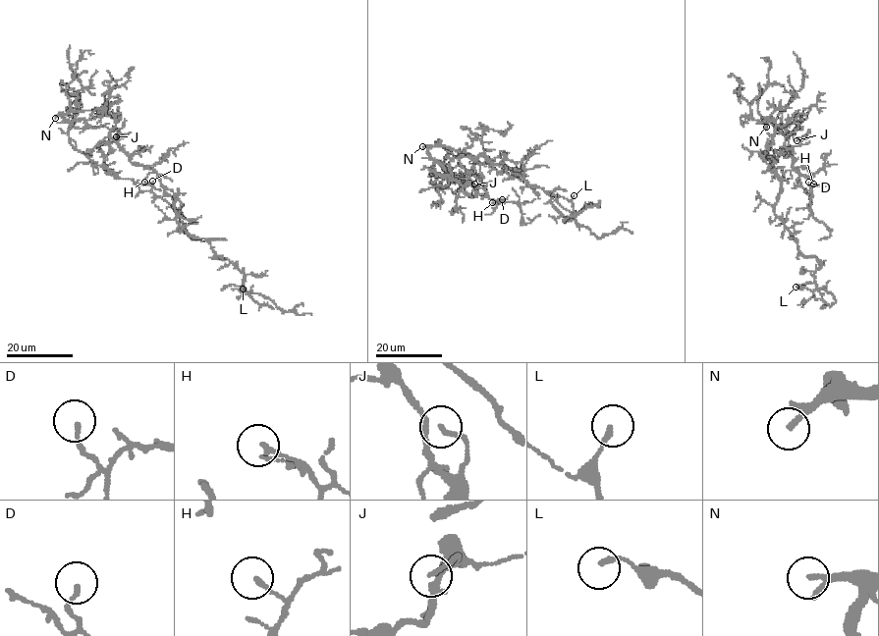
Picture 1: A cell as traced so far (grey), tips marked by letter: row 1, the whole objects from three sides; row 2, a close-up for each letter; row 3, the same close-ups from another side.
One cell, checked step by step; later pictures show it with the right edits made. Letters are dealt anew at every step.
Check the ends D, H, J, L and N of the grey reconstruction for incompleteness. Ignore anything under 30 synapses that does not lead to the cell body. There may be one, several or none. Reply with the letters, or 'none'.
N

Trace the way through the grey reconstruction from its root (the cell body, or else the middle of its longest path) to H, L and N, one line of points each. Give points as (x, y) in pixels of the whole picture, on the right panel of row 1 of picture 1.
H: (769, 146), (775, 123), (769, 117), (763, 120), (771, 121), (788, 139), (800, 185), (809, 193), (813, 184)
L: (769, 146), (767, 157), (781, 184), (774, 212), (799, 251), (821, 265), (813, 276), (816, 288), (796, 287)
N: (769, 146), (775, 123), (769, 117), (763, 119), (766, 127)

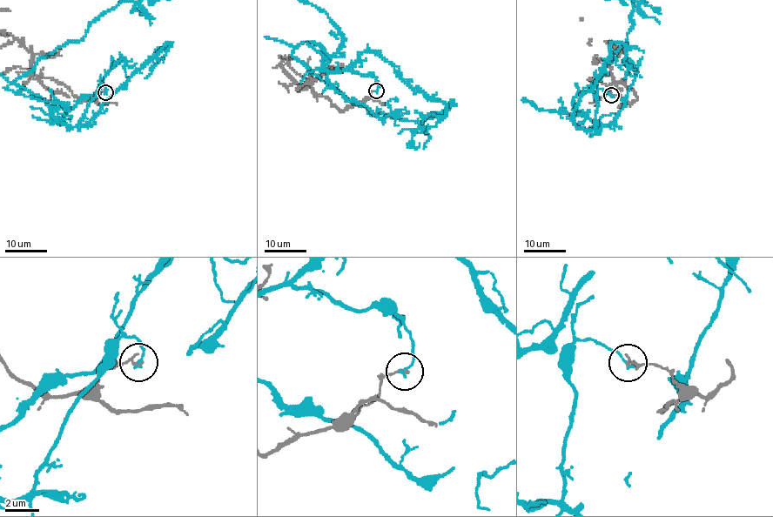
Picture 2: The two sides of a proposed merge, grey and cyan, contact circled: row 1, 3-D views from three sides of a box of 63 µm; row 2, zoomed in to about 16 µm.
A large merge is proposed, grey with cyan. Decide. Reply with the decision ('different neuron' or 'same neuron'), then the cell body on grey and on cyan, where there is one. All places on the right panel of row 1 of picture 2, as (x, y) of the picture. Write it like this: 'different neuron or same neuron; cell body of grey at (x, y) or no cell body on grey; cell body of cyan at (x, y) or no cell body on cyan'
different neuron; no cell body on grey; no cell body on cyan

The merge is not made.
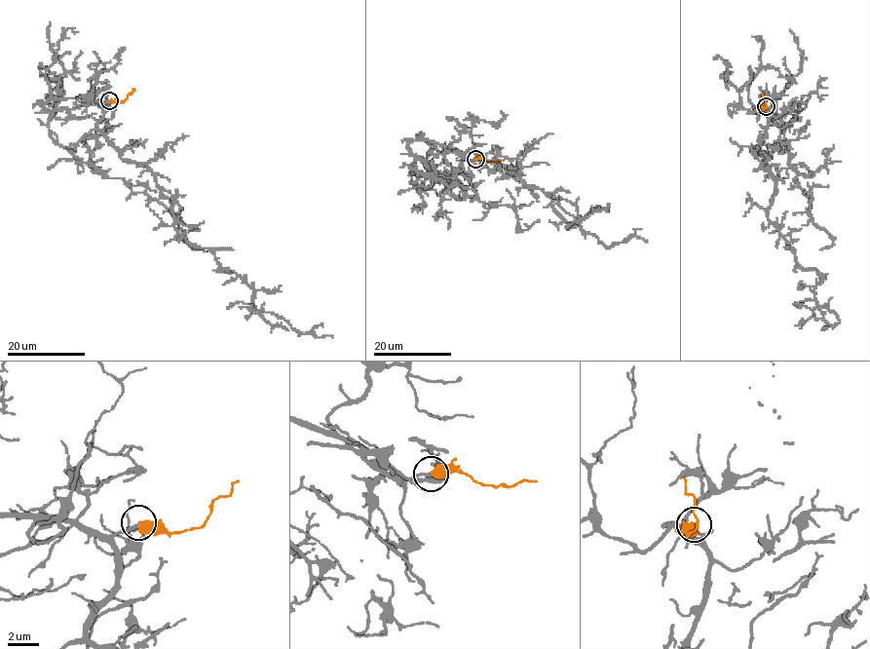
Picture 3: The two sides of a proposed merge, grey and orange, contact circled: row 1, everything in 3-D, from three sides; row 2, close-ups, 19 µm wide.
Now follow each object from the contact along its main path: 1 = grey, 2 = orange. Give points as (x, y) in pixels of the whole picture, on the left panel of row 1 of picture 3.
1: (109, 100), (96, 128), (123, 159), (151, 172), (176, 230), (247, 284), (258, 310), (333, 338)
2: (109, 100), (123, 102), (133, 89)

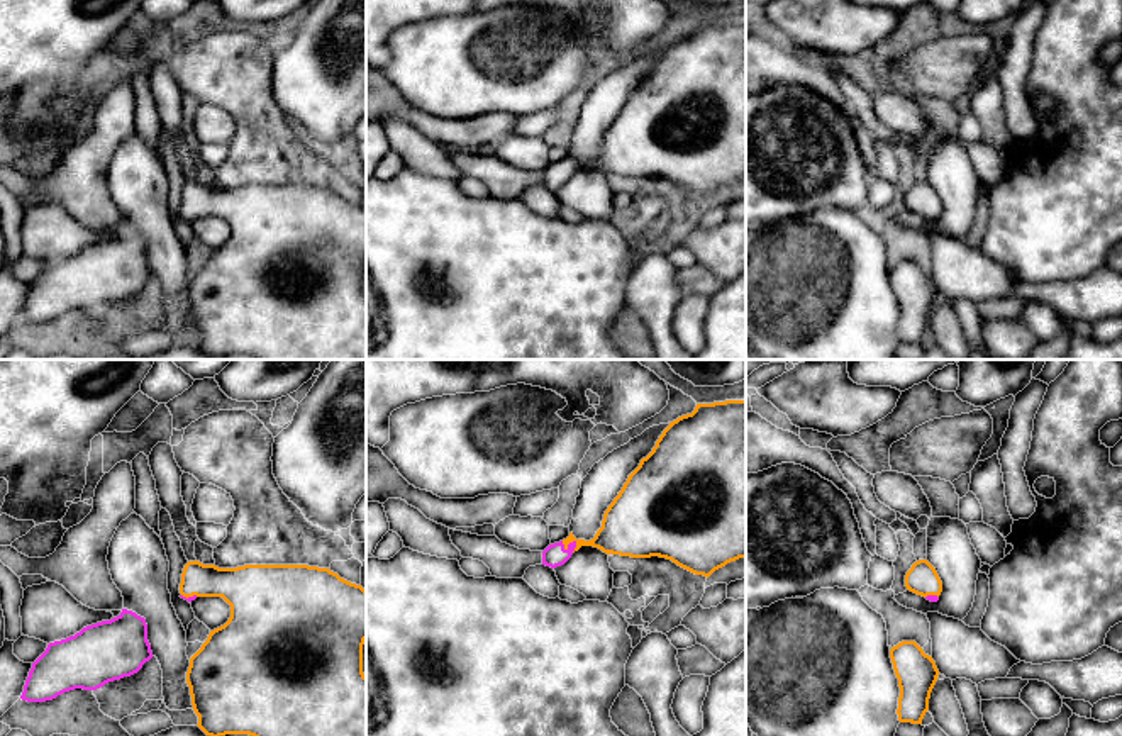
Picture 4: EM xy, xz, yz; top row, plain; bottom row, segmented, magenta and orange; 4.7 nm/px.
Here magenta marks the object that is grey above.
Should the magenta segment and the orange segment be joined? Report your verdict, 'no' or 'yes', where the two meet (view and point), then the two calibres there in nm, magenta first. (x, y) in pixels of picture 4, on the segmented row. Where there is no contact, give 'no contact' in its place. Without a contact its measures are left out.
yes | xz (570, 543) | 110/200 nm

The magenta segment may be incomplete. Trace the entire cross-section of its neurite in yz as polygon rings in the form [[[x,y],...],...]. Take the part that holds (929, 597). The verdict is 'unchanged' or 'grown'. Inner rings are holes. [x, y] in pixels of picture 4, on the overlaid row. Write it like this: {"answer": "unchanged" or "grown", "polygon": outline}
{"answer": "grown", "polygon": [[[919,560],[905,575],[907,590],[937,602],[942,592],[942,582],[936,568],[927,560]]]}

